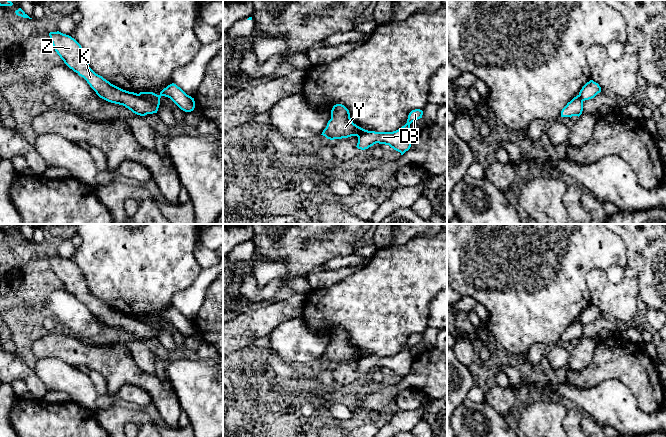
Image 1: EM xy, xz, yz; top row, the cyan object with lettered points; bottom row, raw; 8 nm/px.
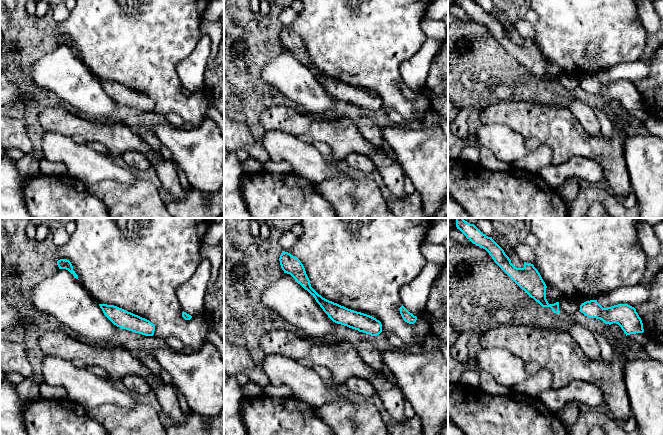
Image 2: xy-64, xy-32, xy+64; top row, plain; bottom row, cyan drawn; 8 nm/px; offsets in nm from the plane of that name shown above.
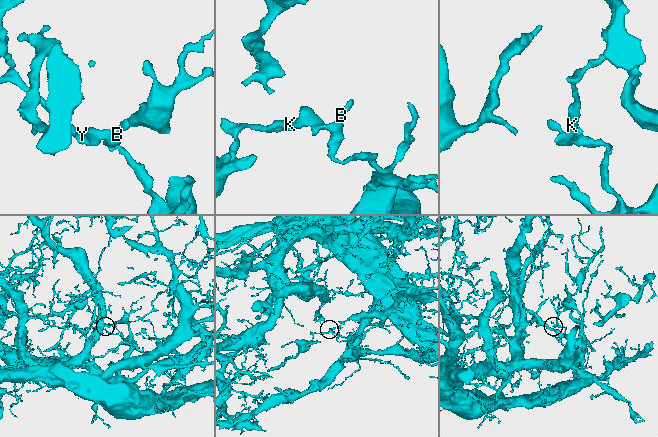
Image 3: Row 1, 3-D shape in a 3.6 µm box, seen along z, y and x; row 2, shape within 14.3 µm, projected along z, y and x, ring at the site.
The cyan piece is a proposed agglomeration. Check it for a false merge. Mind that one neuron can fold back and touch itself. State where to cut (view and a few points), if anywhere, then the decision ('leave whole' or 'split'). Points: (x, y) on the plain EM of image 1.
xy (139, 317), (158, 330) | split

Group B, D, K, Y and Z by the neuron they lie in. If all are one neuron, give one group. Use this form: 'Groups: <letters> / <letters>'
Groups: B D / K Y Z

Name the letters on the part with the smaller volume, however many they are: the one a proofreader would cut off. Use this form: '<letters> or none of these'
K, Y, Z

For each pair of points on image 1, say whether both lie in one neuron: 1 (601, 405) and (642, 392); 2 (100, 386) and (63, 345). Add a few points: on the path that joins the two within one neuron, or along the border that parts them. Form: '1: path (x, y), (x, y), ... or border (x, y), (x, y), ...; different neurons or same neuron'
1: border (616, 379), (631, 392), (637, 405), (648, 413); different neurons
2: border (91, 370), (97, 371), (104, 378), (106, 389); different neurons

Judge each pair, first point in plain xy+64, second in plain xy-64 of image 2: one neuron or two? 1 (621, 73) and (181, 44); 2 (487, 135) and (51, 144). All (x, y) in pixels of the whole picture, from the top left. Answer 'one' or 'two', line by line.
1: two
2: one

